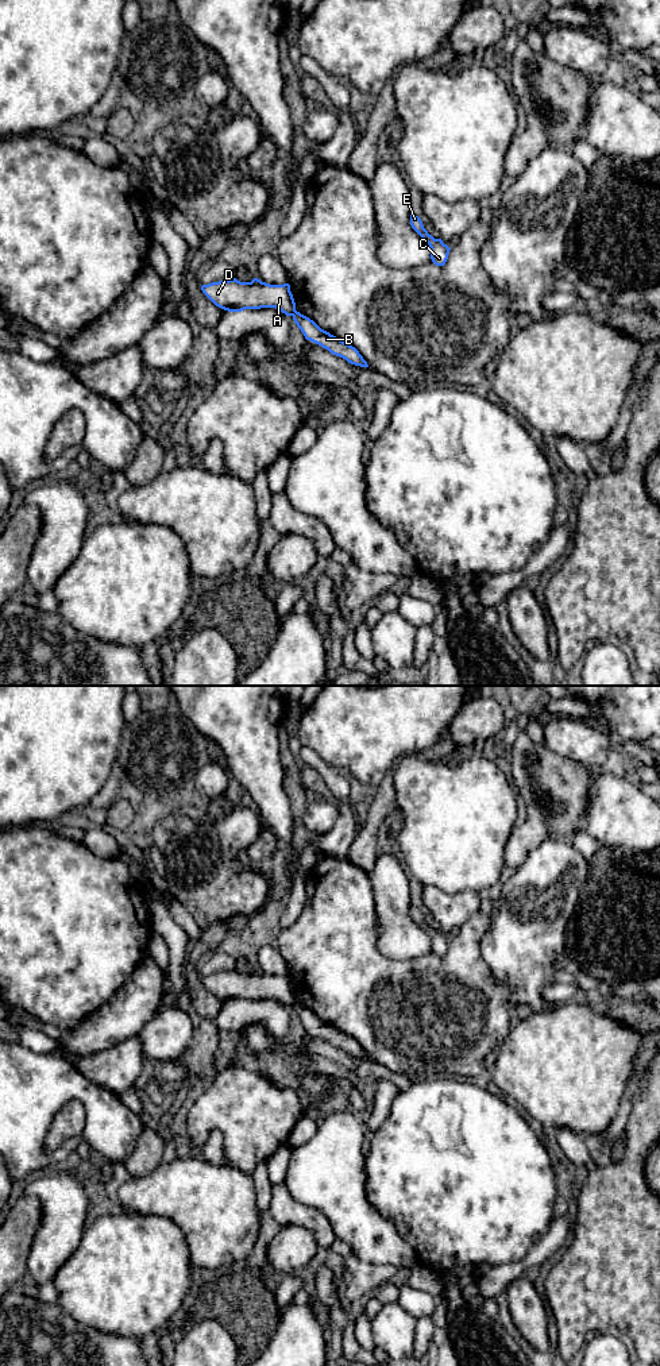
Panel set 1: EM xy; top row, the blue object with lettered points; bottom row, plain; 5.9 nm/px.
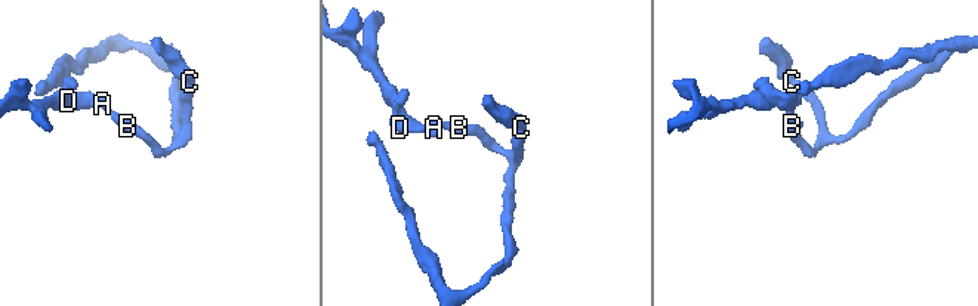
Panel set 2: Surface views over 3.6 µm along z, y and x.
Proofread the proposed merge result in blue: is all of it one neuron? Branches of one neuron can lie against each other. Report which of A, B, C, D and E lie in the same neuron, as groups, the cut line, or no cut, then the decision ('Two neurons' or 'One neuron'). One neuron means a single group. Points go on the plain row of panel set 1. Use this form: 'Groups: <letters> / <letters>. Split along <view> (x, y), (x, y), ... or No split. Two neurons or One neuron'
Groups: A D / B C E. Split along xy (296, 1002), (290, 1006). Two neurons

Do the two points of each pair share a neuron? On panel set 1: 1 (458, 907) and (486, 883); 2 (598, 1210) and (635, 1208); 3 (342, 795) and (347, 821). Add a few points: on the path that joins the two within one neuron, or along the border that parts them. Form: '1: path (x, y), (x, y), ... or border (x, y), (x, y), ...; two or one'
1: border (444, 891), (479, 891), (485, 894); two
2: path (608, 1210), (625, 1210); one
3: path (344, 802), (347, 814); one

